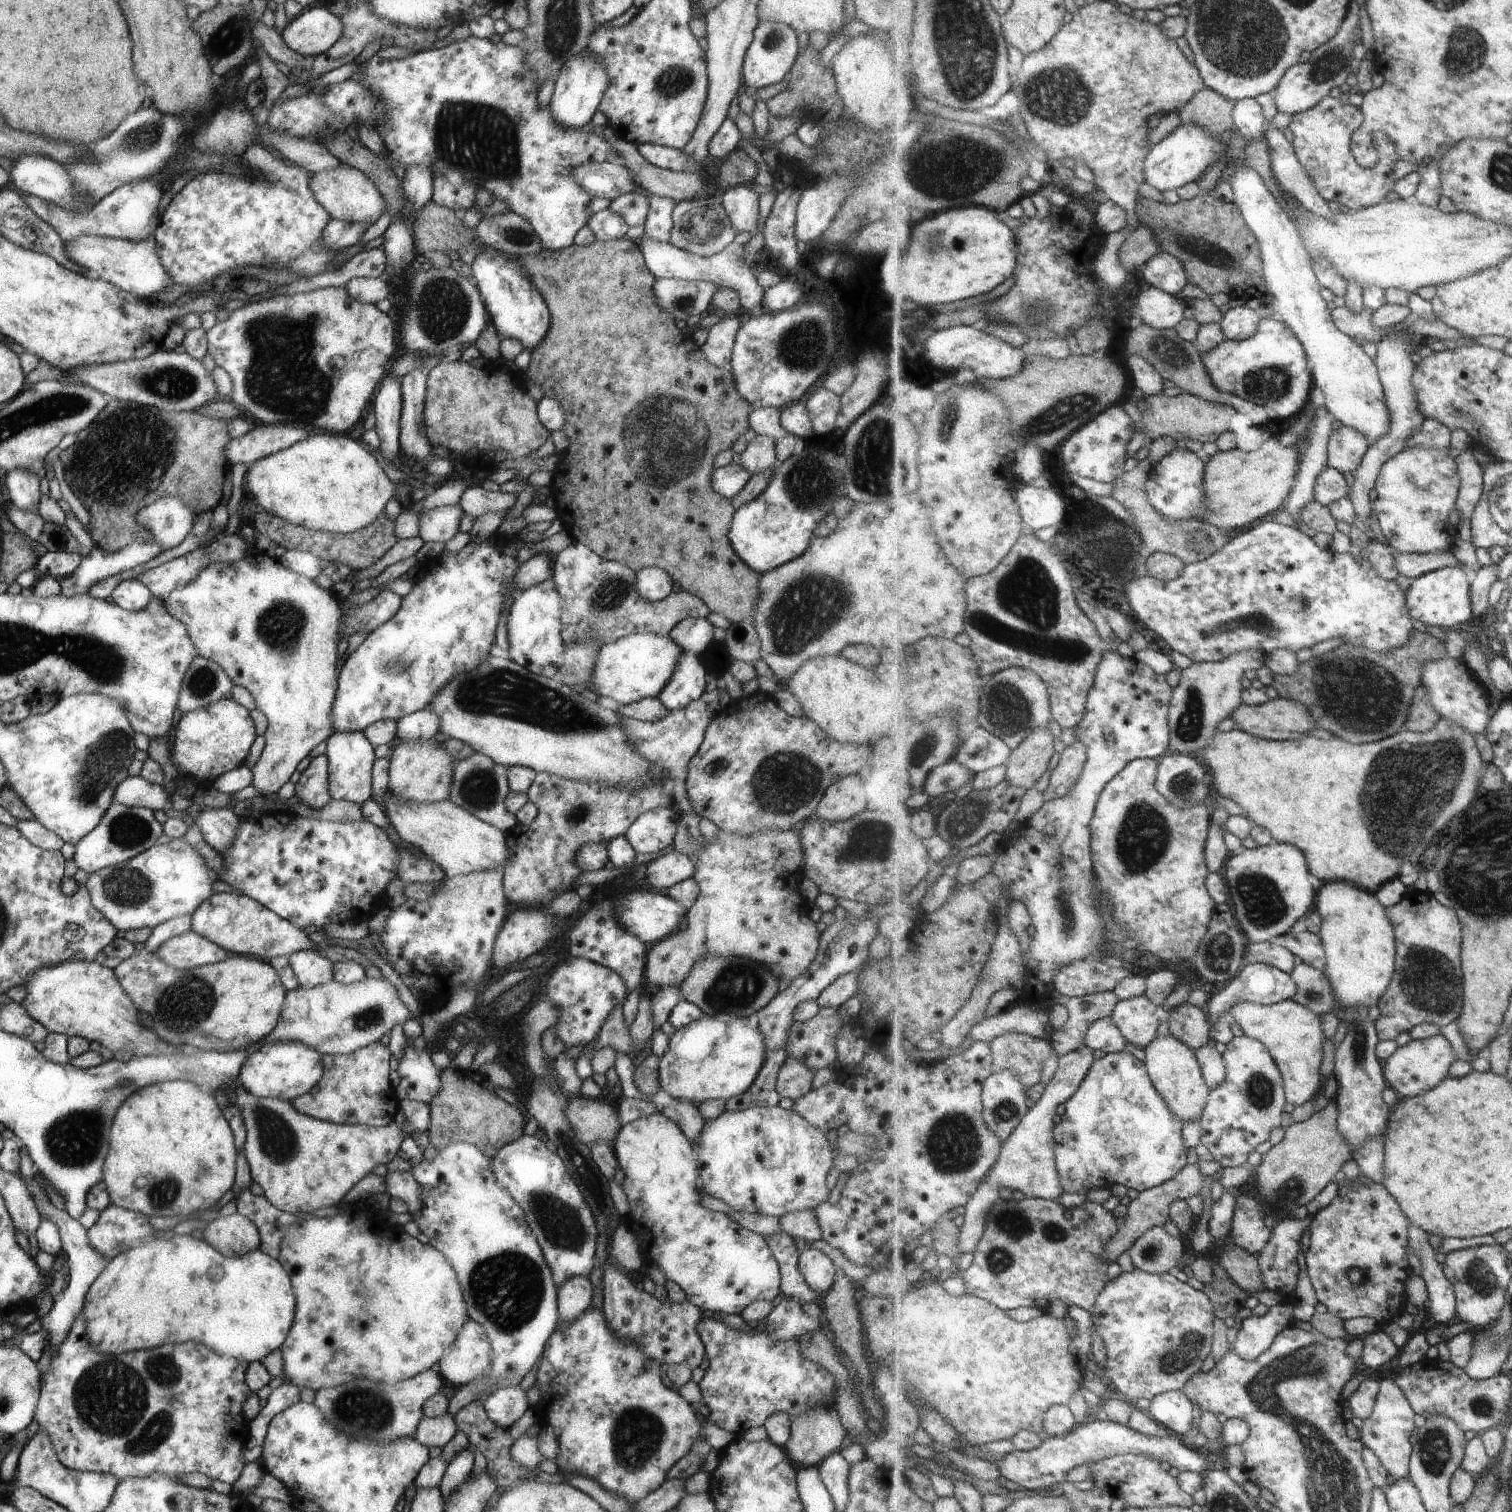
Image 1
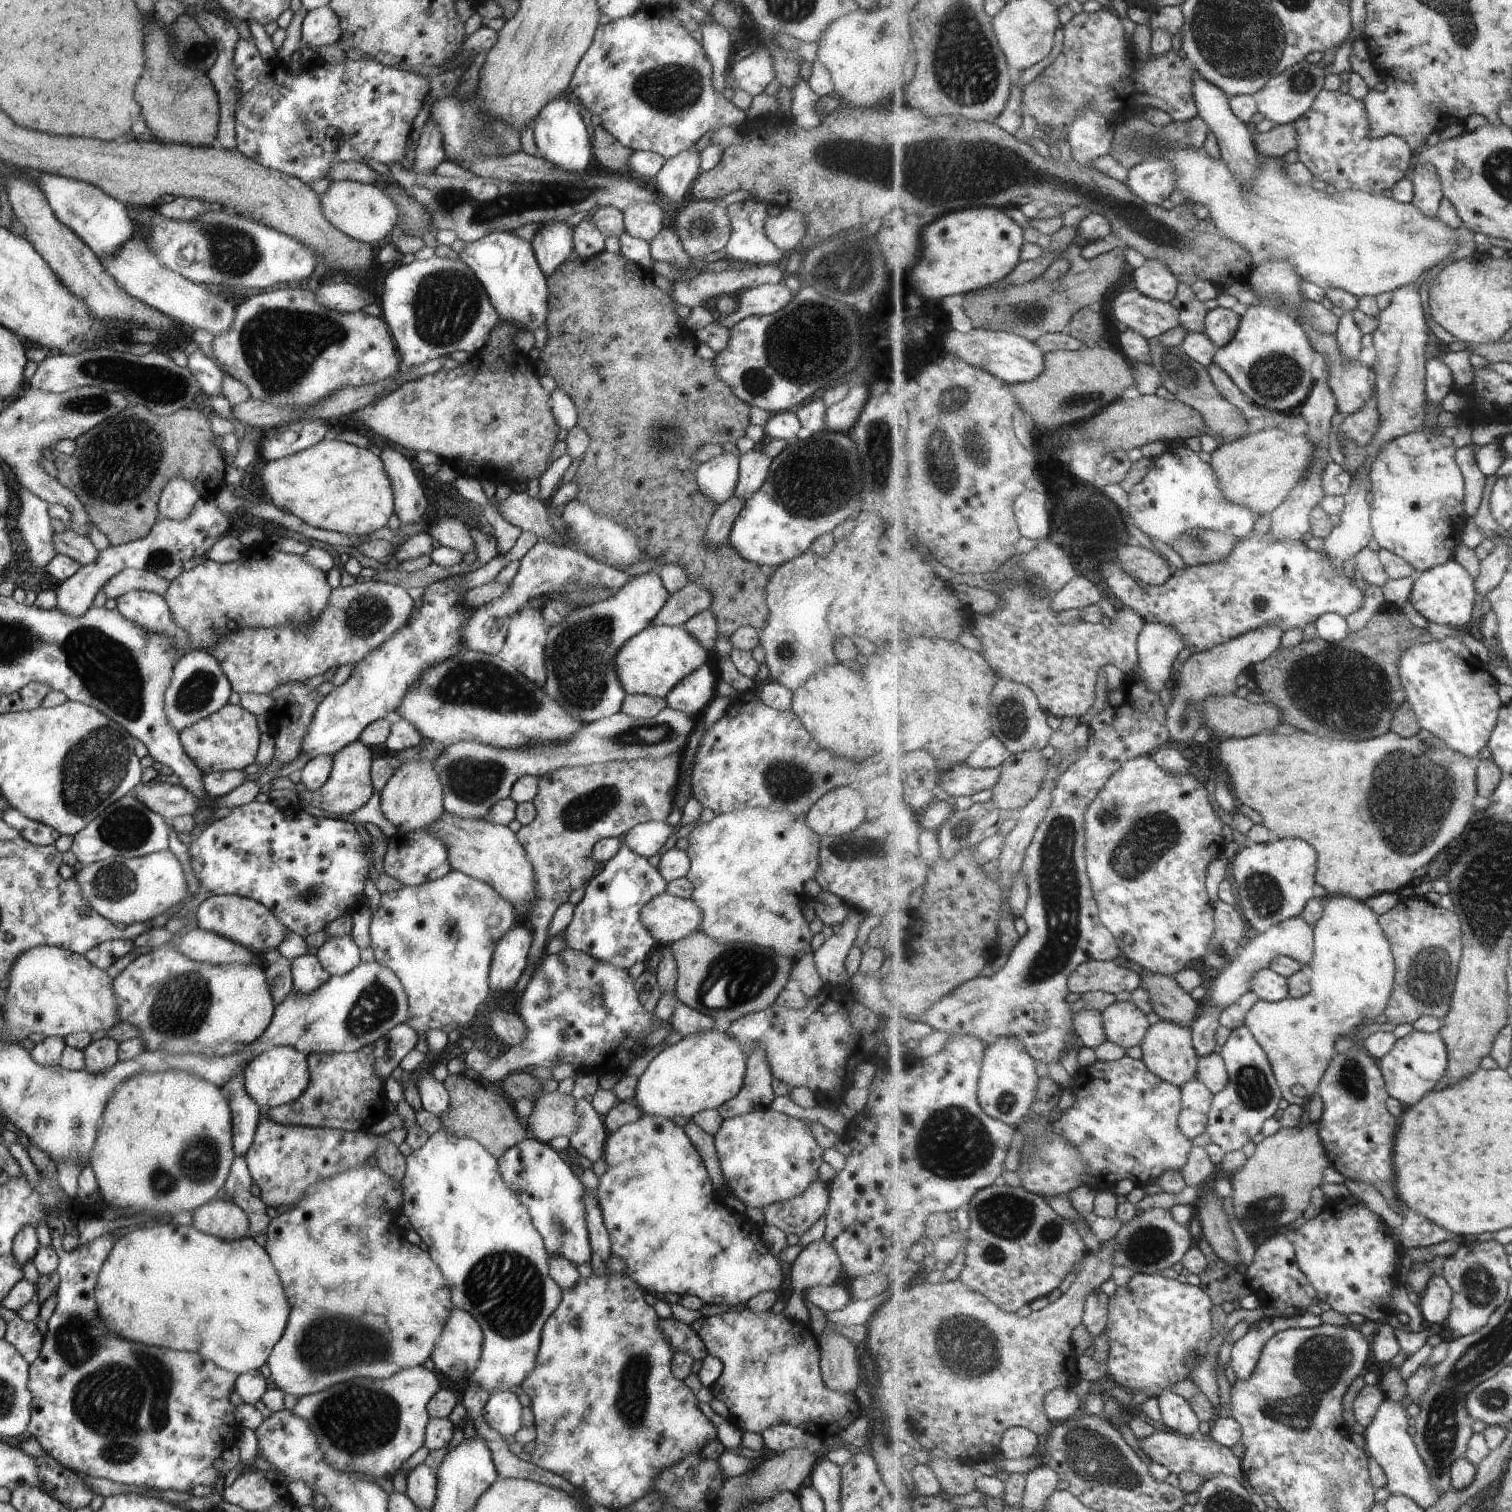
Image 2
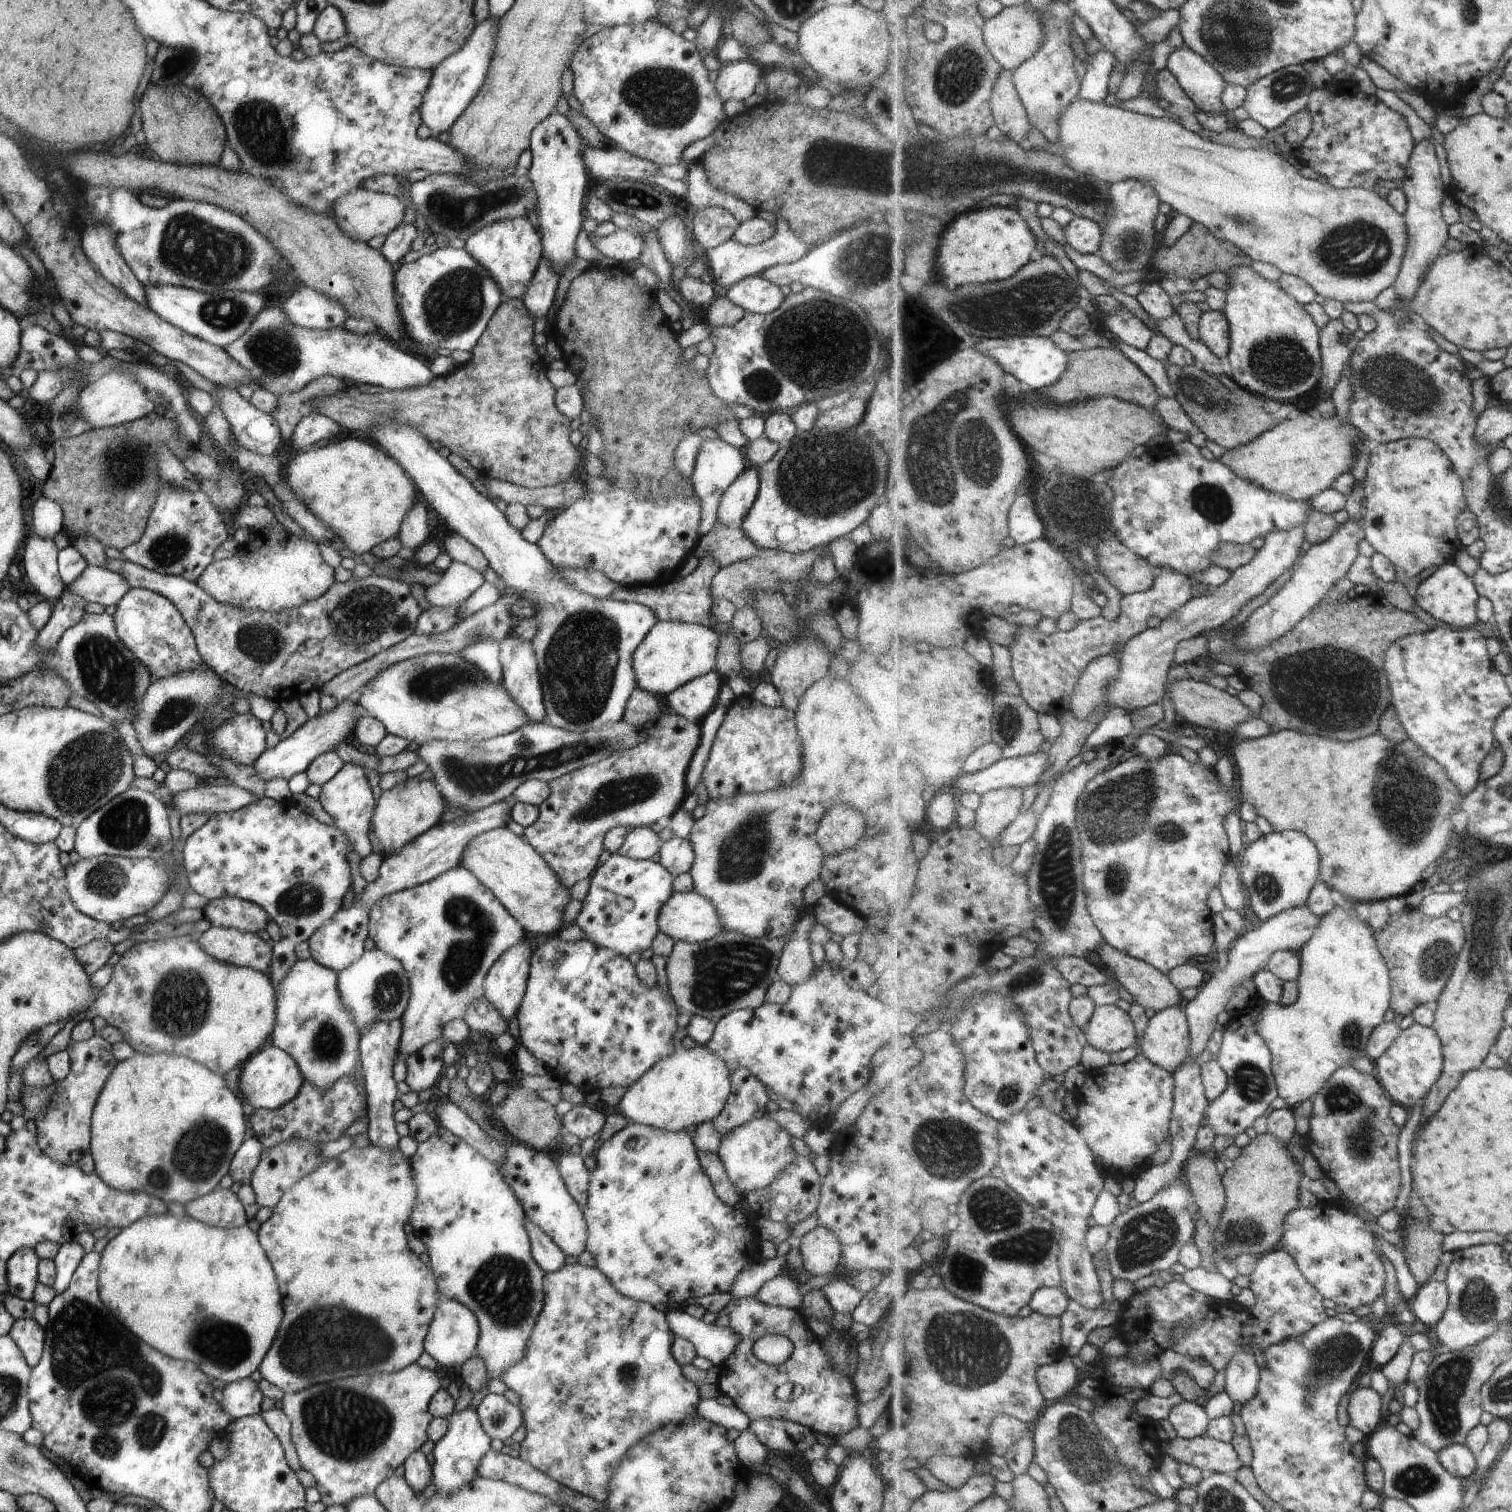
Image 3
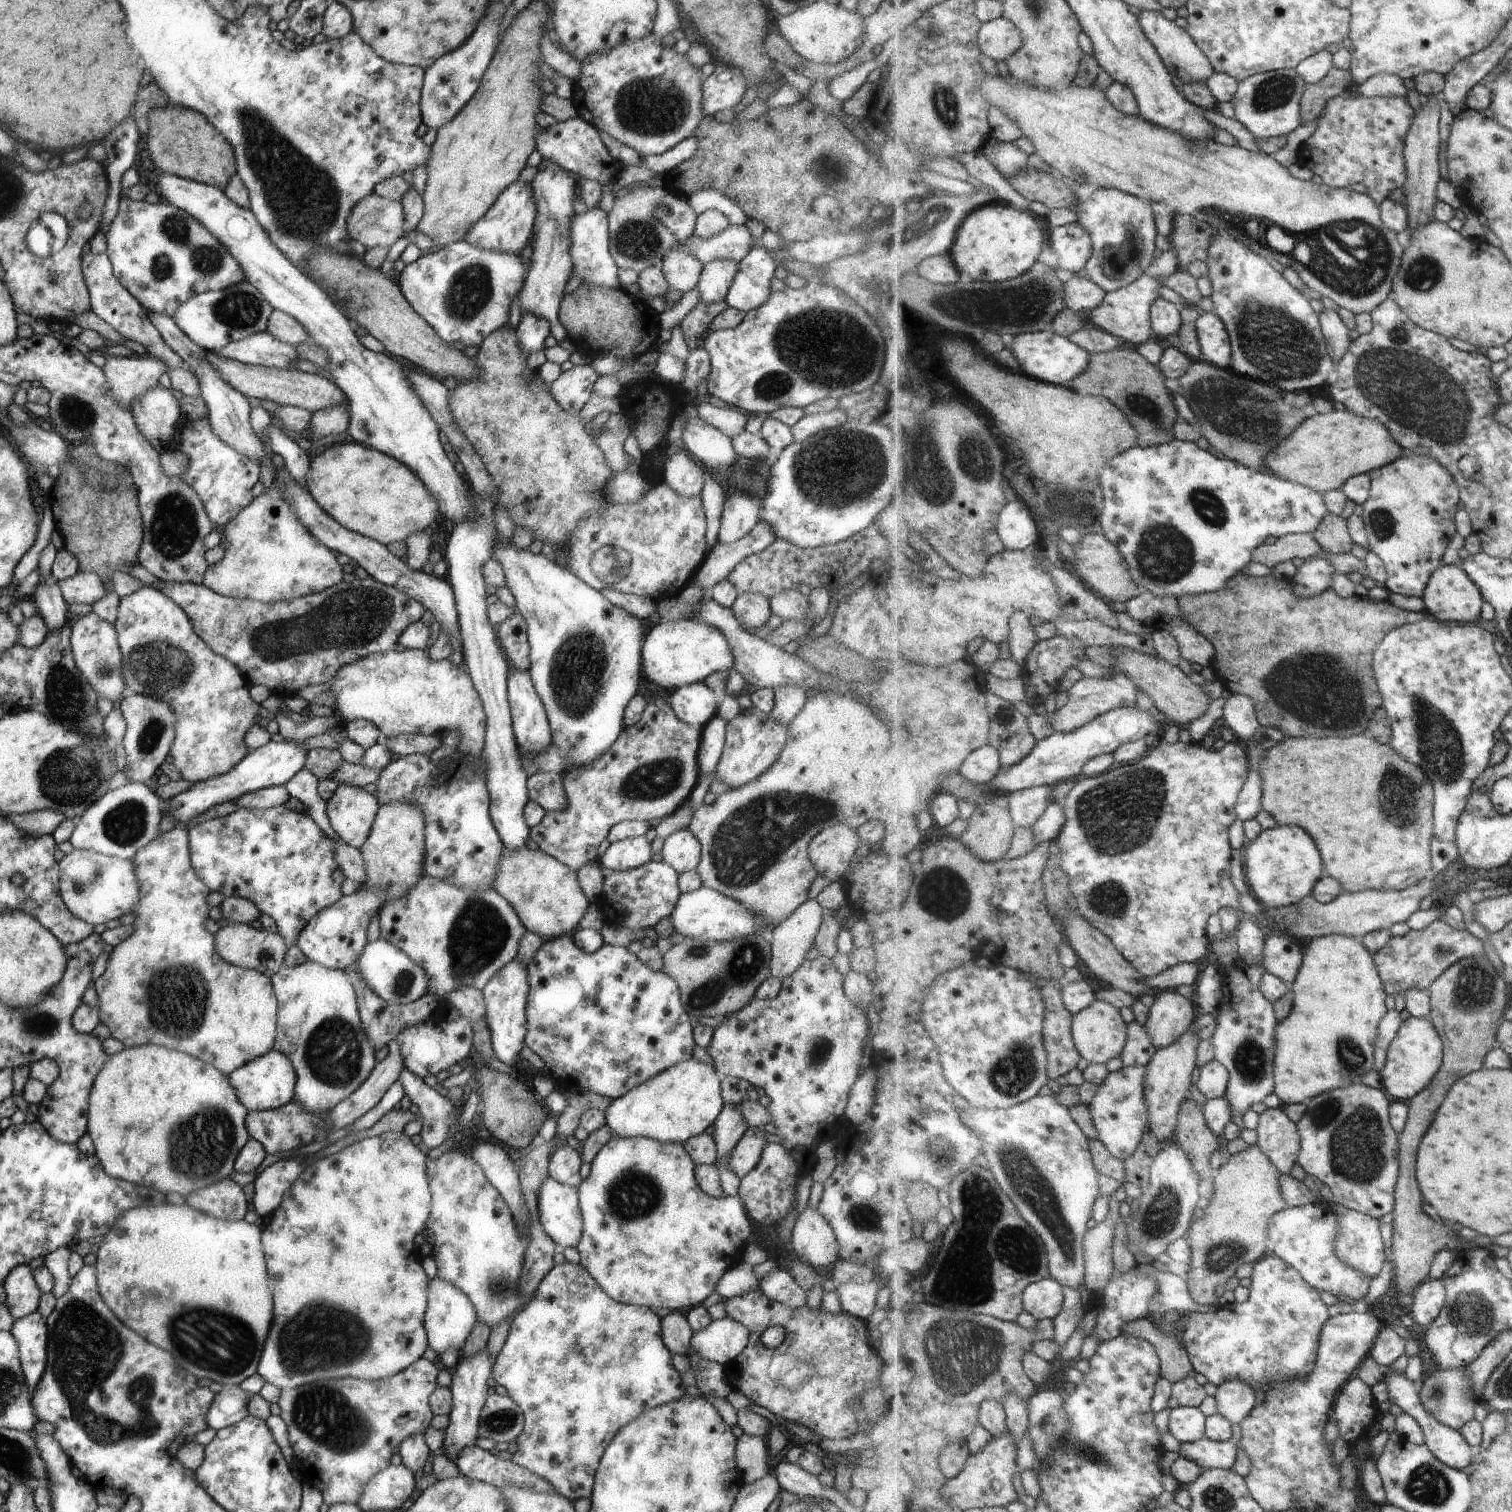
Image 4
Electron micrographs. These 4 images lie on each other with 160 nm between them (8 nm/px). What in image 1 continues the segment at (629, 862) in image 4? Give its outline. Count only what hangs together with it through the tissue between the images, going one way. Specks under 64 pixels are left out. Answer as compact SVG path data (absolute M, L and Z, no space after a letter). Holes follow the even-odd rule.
M657 805L654 809L647 810L640 814L625 830L623 836L627 842L637 852L657 852L666 846L671 846L674 842L674 834L676 833L679 813L674 813L671 806L663 808Z

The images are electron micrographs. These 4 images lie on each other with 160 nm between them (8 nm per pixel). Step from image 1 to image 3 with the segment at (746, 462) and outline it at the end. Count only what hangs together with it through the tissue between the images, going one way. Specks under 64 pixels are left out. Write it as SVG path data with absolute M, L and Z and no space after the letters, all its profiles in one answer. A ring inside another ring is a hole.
M746 466L721 494L716 510L716 522L723 527L739 527L741 519L757 496L758 486L758 469Z

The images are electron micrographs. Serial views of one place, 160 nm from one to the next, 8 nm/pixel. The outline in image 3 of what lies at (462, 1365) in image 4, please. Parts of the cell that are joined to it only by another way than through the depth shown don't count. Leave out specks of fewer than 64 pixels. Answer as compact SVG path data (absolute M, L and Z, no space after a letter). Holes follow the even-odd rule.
M469 1405L461 1412L451 1413L447 1418L448 1427L445 1434L434 1444L432 1450L433 1463L431 1480L435 1490L440 1495L448 1497L461 1487L464 1487L478 1476L480 1458L491 1450L489 1438L481 1428L475 1408Z

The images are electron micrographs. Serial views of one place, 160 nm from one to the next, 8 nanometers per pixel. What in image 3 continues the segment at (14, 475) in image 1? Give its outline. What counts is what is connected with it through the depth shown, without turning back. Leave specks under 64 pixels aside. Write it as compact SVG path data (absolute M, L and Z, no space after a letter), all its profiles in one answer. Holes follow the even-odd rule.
M29 533L24 542L24 555L22 558L23 570L32 584L33 591L38 598L47 599L51 604L60 598L65 586L58 573L56 556L58 548L51 537L40 537Z

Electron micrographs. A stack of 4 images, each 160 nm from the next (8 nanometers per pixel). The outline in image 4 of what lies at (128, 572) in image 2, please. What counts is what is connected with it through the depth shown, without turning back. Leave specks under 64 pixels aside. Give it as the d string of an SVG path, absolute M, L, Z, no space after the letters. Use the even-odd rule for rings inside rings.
M77 571L73 576L58 580L61 596L69 604L90 604L103 598L110 591L95 573Z

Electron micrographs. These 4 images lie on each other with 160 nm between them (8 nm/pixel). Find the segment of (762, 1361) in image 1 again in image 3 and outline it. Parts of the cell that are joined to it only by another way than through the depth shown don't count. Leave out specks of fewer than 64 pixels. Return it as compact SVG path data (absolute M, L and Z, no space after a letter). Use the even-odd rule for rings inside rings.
M755 1297L732 1298L725 1308L716 1314L713 1324L731 1328L740 1340L730 1356L726 1356L719 1364L715 1383L719 1394L729 1396L732 1404L747 1415L749 1422L761 1417L783 1419L835 1438L863 1422L863 1408L867 1400L858 1399L851 1380L841 1375L828 1361L820 1343L821 1338L809 1329L806 1321L799 1310L766 1305ZM765 1335L779 1335L789 1339L792 1351L785 1362L772 1366L753 1356L753 1343ZM785 1382L800 1384L801 1394L793 1400L775 1397L773 1390Z

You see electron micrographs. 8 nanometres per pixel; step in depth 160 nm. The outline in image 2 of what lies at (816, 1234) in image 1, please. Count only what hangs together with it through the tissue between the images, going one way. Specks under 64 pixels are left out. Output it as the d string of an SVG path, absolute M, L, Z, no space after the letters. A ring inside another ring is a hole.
M815 1179L800 1195L777 1201L762 1209L764 1225L779 1228L782 1235L800 1237L824 1212L828 1203L827 1183Z

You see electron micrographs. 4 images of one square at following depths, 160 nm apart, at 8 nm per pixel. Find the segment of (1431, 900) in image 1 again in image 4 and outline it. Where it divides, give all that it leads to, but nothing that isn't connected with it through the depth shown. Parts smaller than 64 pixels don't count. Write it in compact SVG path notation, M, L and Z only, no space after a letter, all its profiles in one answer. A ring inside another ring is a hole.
M1441 918L1423 930L1411 929L1402 936L1391 937L1390 941L1373 955L1387 994L1404 996L1413 988L1429 991L1430 986L1456 962L1466 958L1478 958L1484 955L1483 952L1483 942L1473 933L1466 929L1452 928Z

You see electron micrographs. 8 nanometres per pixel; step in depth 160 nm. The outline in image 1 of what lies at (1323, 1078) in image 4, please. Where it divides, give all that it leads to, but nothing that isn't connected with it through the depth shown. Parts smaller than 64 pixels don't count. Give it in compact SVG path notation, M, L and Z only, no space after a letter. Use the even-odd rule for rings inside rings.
M1345 881L1324 883L1318 890L1315 908L1322 916L1322 929L1319 934L1326 950L1328 965L1325 970L1330 978L1336 996L1334 1013L1350 1009L1355 1005L1364 1007L1378 1006L1380 998L1386 994L1396 971L1398 941L1394 926L1391 924L1387 907L1371 891L1360 889ZM1294 998L1272 1005L1260 1005L1251 1001L1238 1002L1229 1010L1245 1035L1262 1042L1270 1050L1279 1070L1282 1071L1286 1099L1293 1107L1303 1106L1321 1092L1323 1078L1319 1068L1323 1062L1325 1034L1321 1030L1323 1015L1315 1014Z

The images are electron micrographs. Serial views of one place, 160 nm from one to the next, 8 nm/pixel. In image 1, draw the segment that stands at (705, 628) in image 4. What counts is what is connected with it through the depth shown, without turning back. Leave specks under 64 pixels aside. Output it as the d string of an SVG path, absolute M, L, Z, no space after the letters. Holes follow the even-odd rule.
M629 633L620 639L605 642L598 648L586 688L597 697L607 696L619 705L655 697L673 672L677 657L683 651L668 635Z

